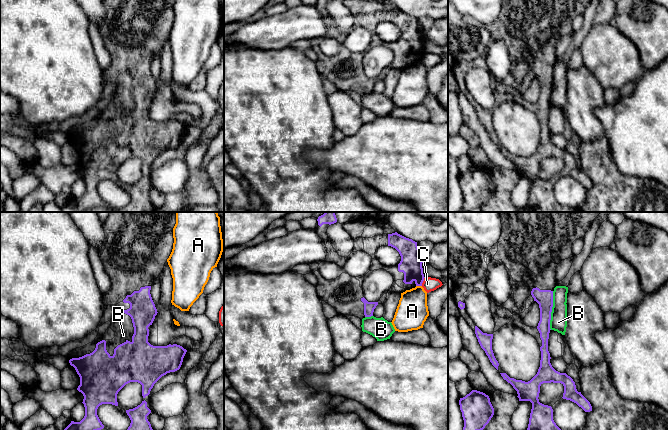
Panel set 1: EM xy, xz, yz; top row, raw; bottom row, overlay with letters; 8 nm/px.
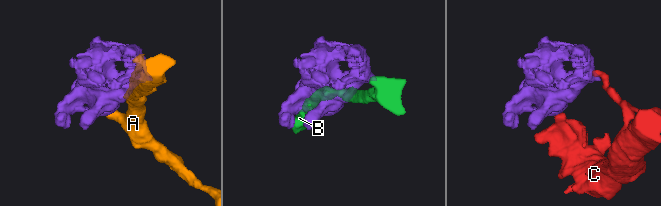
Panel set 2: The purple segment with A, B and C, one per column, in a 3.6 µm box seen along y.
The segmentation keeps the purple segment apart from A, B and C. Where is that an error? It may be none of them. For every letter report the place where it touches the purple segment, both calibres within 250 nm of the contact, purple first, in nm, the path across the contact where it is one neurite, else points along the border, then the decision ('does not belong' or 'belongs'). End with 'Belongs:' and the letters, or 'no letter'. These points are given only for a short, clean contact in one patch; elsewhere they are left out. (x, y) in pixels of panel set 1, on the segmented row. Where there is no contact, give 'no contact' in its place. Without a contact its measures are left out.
A: contact xz (419, 285); calibres 180 and 260 nm; does not belong
B: contact yz (551, 310); calibres 140 and 140 nm; does not belong
C: contact xz (423, 280); calibres 180 and 120 nm; does not belong
Belongs: no letter

